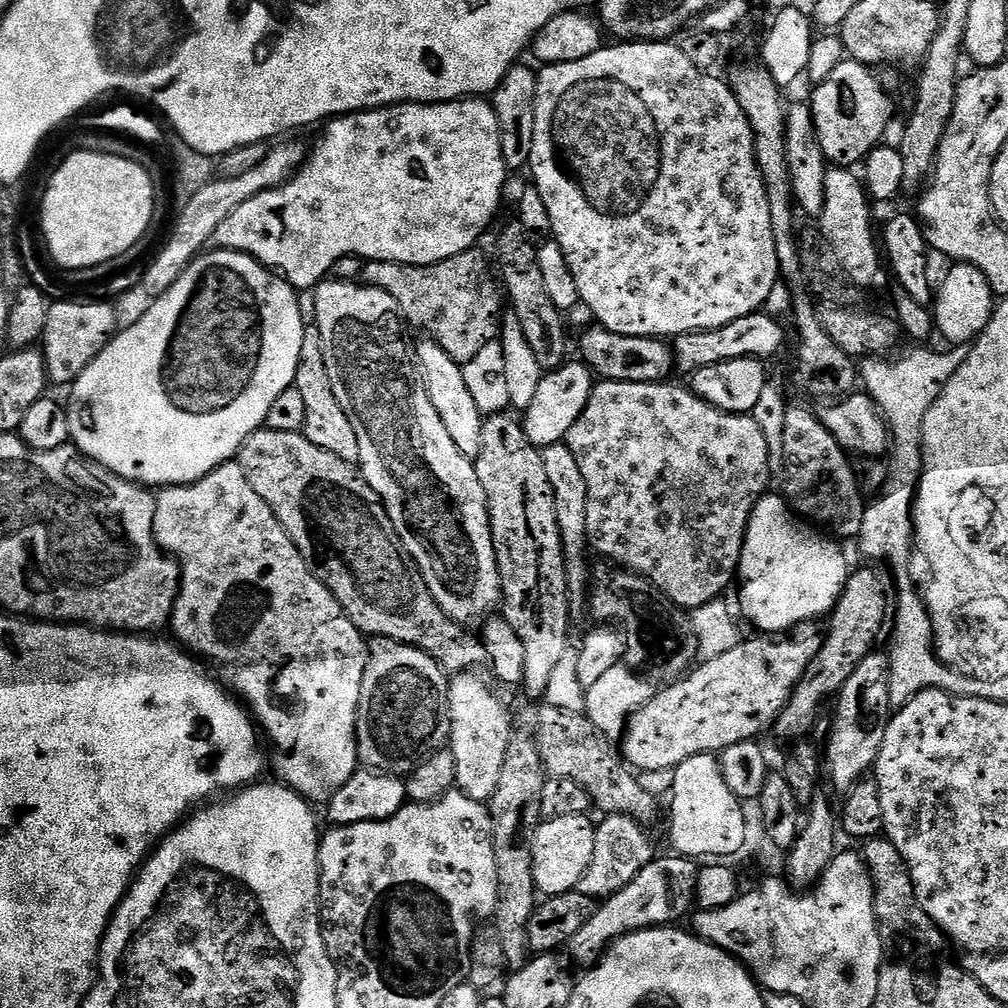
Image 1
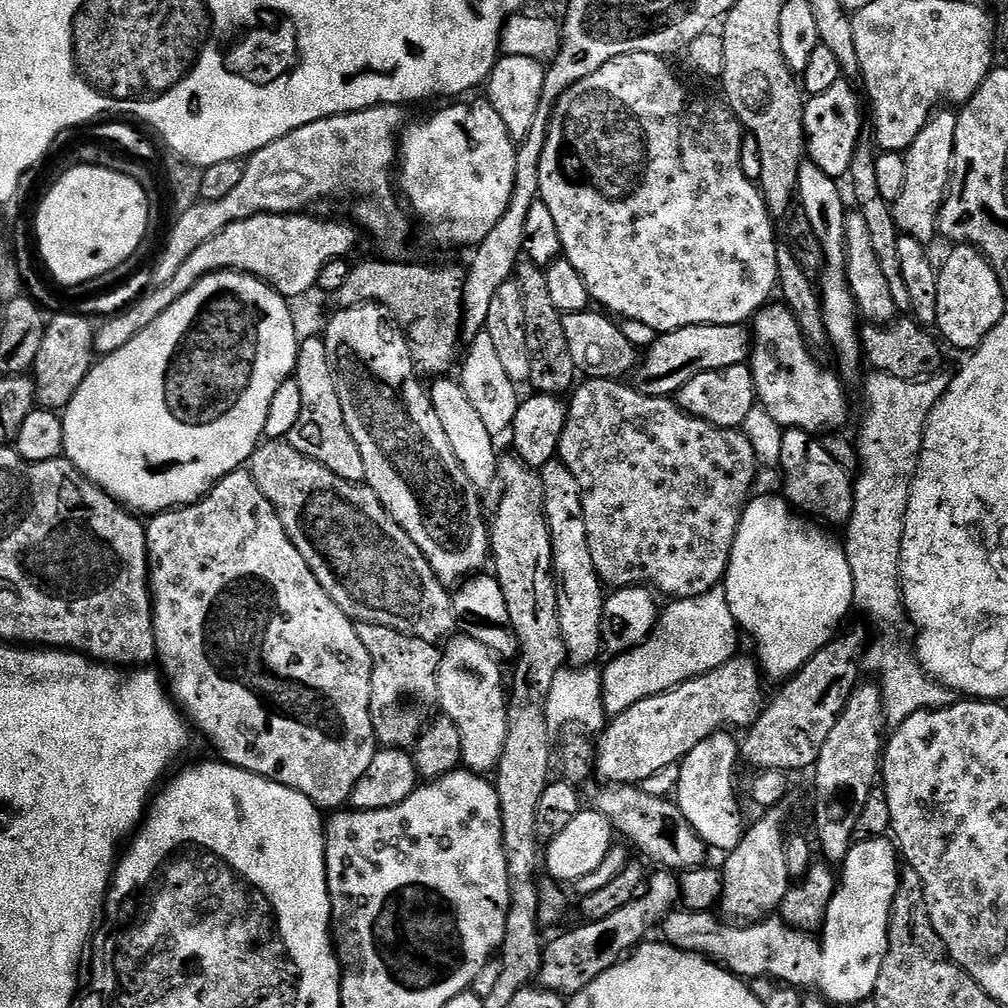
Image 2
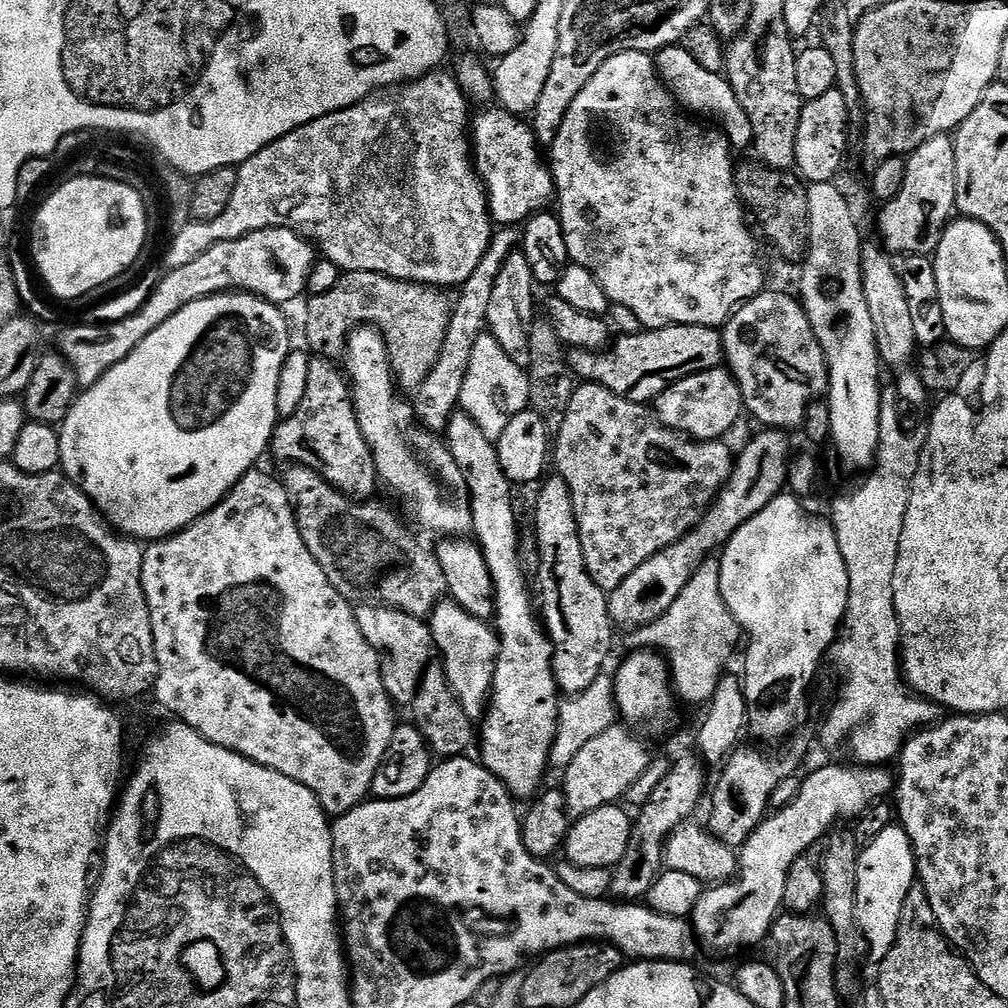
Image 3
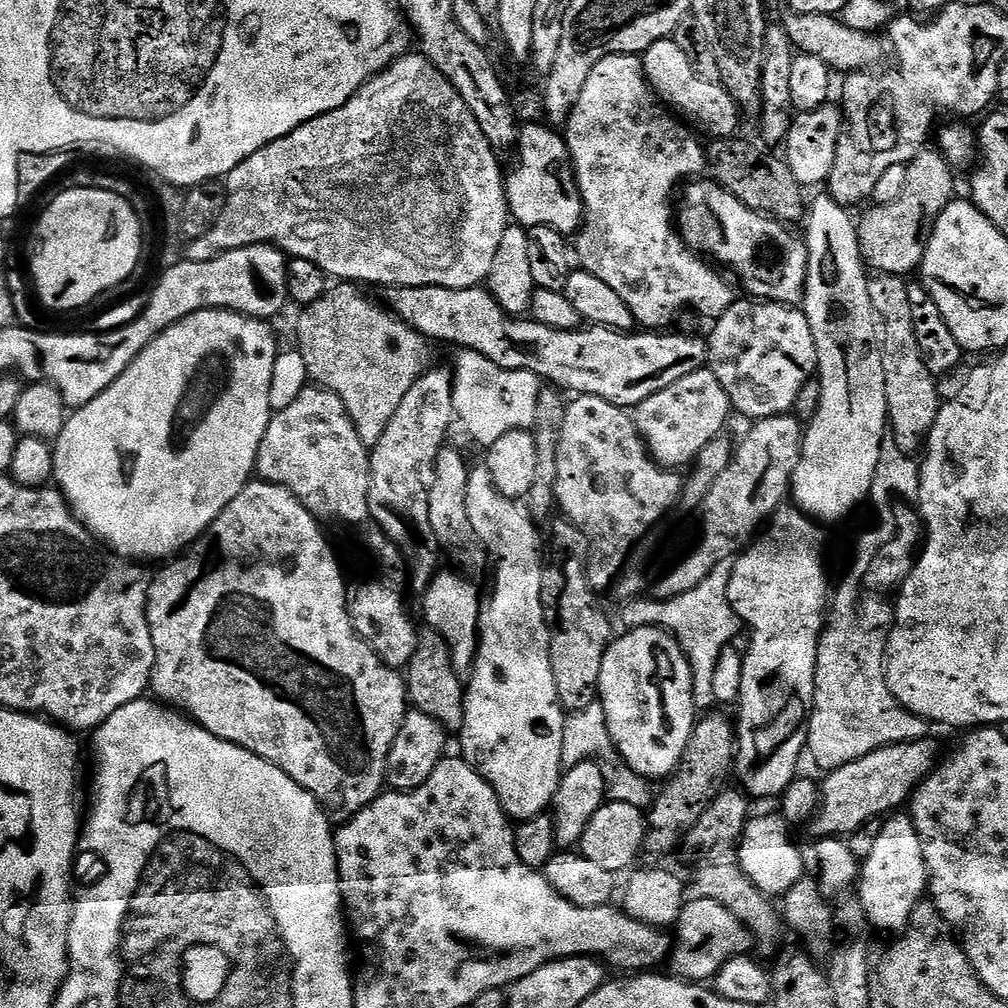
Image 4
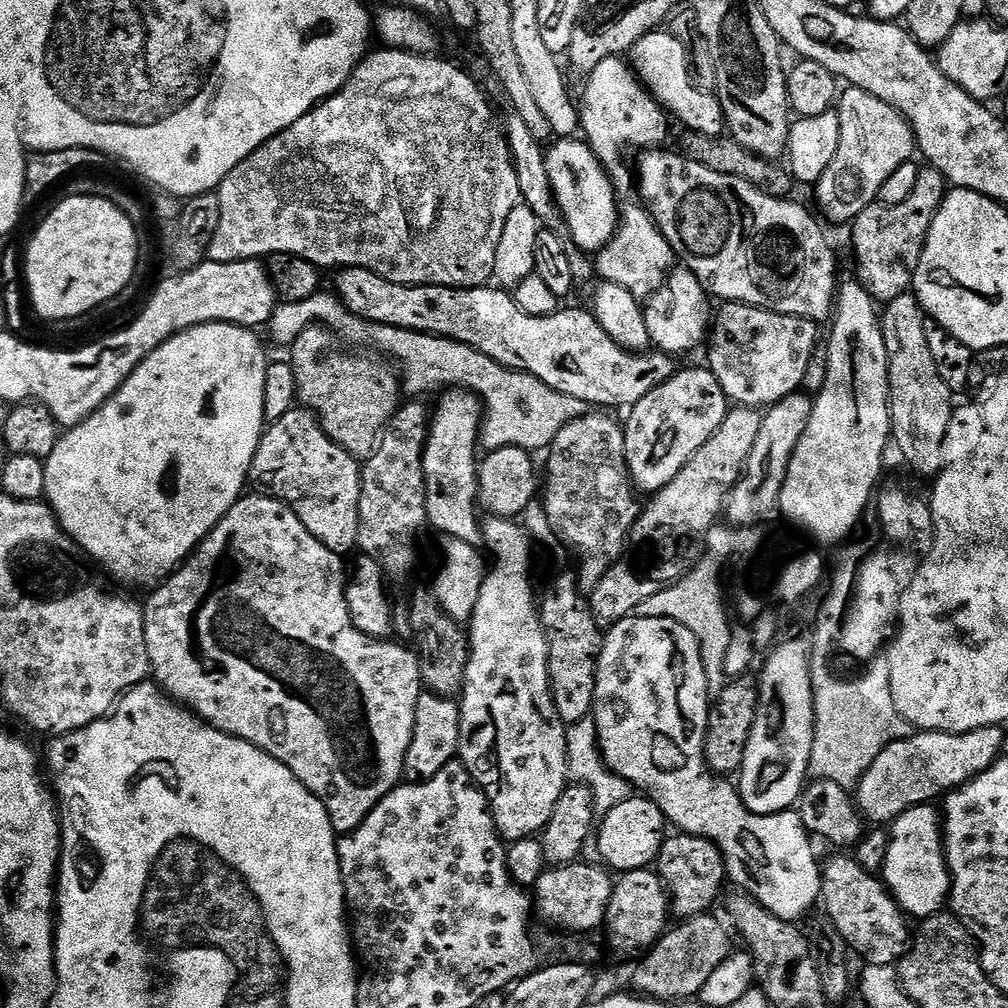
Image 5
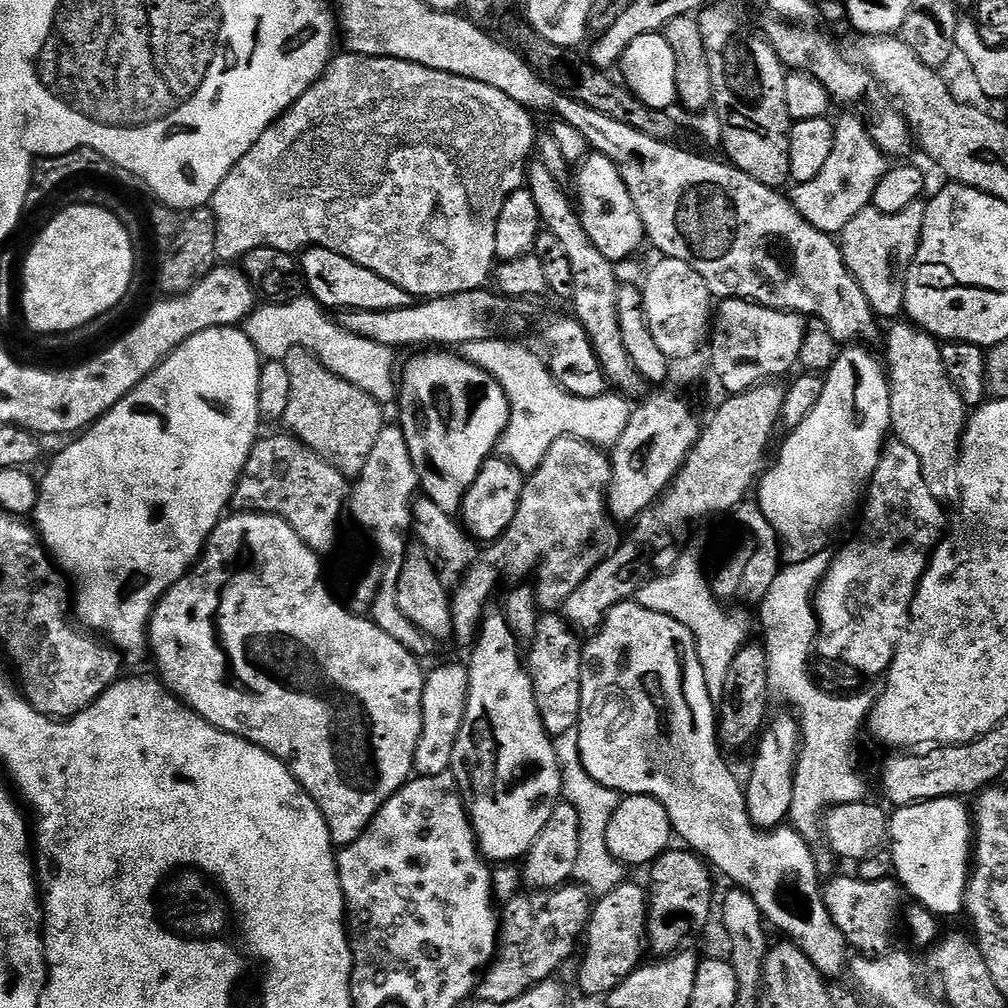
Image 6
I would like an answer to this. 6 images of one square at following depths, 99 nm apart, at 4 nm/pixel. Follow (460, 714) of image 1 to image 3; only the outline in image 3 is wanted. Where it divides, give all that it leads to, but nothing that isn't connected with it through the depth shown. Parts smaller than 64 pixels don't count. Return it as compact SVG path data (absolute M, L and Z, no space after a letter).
M451 598L437 604L430 617L430 627L435 651L462 710L472 721L479 721L485 715L492 694L492 679L500 649L495 631L477 616L466 614L466 610L462 610L462 606Z

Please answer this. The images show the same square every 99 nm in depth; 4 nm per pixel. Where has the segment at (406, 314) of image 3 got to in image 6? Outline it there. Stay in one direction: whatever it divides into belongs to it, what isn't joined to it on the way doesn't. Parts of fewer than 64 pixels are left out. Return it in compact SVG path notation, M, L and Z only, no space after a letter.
M302 348L289 350L283 362L286 370L290 370L290 402L286 405L283 427L288 427L285 429L310 450L333 461L337 470L344 476L359 476L362 466L366 466L366 458L370 458L370 450L374 450L374 442L378 442L378 434L382 434L386 427L385 409L370 394L358 392L353 384L340 380L330 370L326 370L320 360Z

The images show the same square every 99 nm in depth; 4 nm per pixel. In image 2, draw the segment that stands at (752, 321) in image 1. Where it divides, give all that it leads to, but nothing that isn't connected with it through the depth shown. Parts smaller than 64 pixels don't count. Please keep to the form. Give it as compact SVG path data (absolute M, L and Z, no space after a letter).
M699 324L698 326L686 326L679 328L673 332L665 332L655 337L656 341L648 348L648 353L643 353L642 359L639 361L638 367L634 373L634 387L637 388L642 394L647 396L666 396L671 397L673 394L680 391L682 386L686 386L686 382L690 382L690 378L698 378L698 374L706 374L707 372L717 372L726 366L738 366L745 363L750 356L750 332L744 324Z

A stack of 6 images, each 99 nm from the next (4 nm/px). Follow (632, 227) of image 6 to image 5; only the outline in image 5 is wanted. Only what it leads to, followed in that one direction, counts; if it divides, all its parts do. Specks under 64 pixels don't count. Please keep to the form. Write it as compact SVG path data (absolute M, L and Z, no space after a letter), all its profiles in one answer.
M560 138L551 147L544 154L546 174L550 176L552 193L556 199L556 204L560 207L561 214L564 215L571 243L575 244L581 252L598 253L612 240L612 236L620 224L622 208L621 205L616 205L616 199L618 199L616 188L612 184L612 179L604 171L604 167L601 166L599 158L593 154L592 147L583 139Z

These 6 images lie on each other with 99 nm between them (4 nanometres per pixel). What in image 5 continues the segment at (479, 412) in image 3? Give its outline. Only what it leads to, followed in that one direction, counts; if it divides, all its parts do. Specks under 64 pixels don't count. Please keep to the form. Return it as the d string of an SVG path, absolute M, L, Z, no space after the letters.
M321 290L306 298L306 302L281 303L276 307L266 325L266 331L272 335L273 342L291 346L298 334L302 334L302 330L323 326L353 349L371 350L389 361L397 360L400 363L398 375L402 388L407 395L408 392L412 395L409 397L420 398L423 392L430 391L435 384L459 386L476 393L484 411L478 441L481 449L493 452L506 446L515 446L536 454L539 448L544 450L551 445L562 426L585 415L586 406L582 401L546 386L546 382L537 376L503 368L498 362L486 358L486 354L444 336L429 336L426 332L411 332L405 328L363 320L346 308L331 291L328 292Z

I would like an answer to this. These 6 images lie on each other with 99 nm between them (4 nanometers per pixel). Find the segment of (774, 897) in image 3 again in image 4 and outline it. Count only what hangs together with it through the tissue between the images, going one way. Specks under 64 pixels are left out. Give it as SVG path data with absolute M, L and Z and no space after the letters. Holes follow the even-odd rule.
M931 739L926 740L907 740L905 744L891 744L885 748L874 750L866 754L866 758L858 758L841 768L831 769L828 776L822 780L822 803L819 812L816 813L811 821L810 827L817 832L817 837L839 837L844 838L849 834L856 832L866 822L871 820L880 820L889 814L909 803L912 799L913 792L927 778L929 772L936 767L938 755L936 748L932 745ZM703 898L689 899L674 925L671 971L682 980L708 982L715 978L730 958L749 955L753 951L752 944L752 933L738 918L734 918L734 914L730 914L730 910L726 910L726 906L718 906L718 902Z

